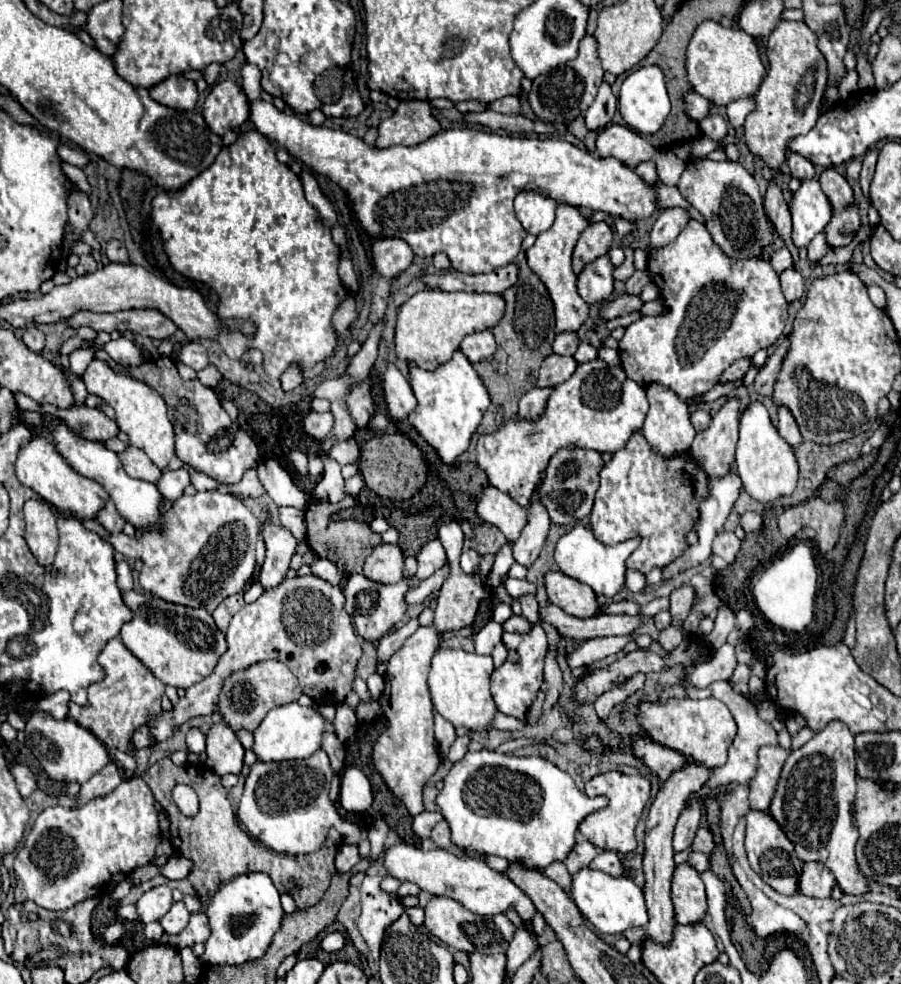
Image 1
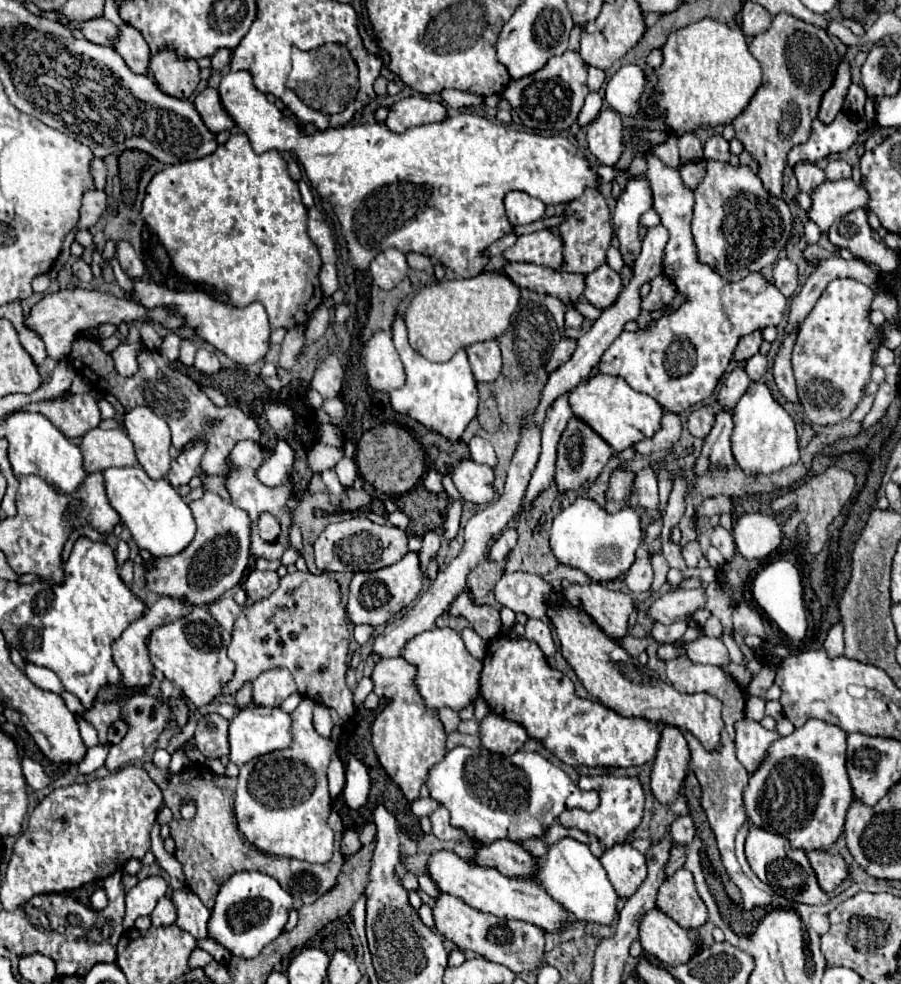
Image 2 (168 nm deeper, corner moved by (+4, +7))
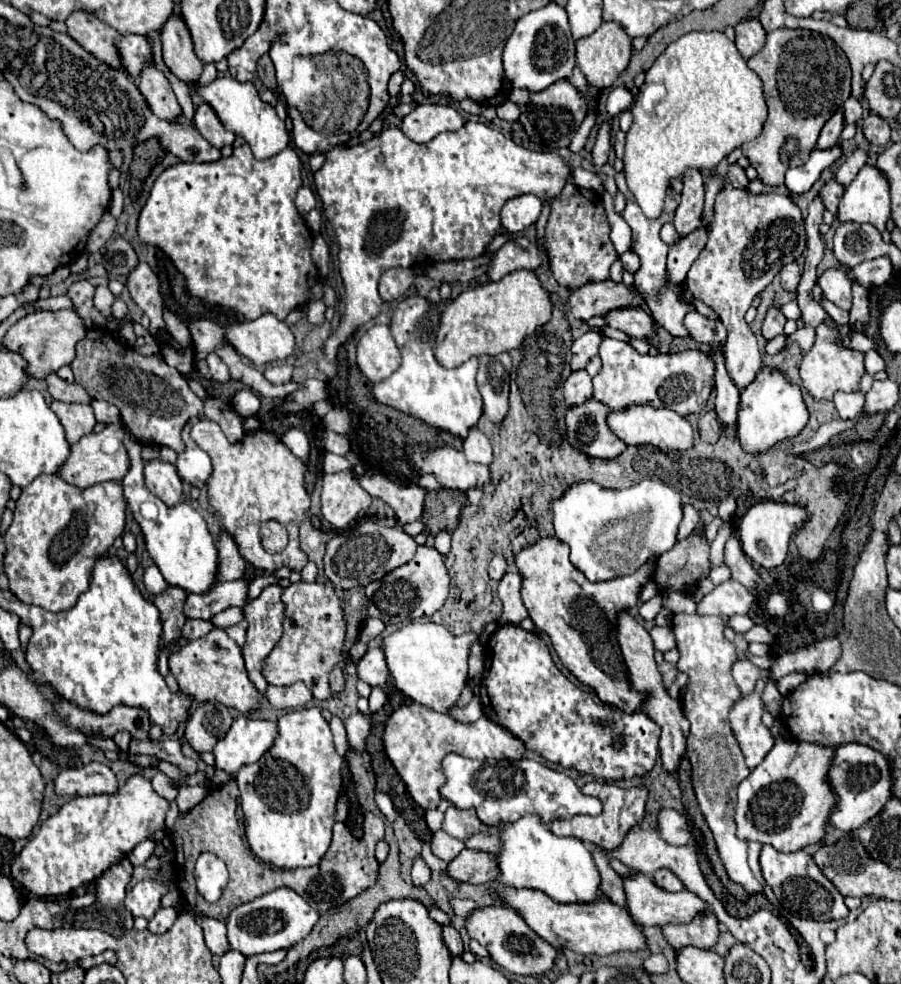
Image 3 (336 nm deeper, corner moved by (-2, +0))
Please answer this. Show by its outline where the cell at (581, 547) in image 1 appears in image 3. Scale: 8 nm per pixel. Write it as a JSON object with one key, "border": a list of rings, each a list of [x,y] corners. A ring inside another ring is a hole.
{"border":[[[594,481],[572,485],[562,499],[552,503],[556,537],[570,547],[570,561],[588,577],[588,581],[608,581],[624,577],[642,567],[650,557],[670,551],[676,543],[678,523],[682,519],[680,495],[662,481],[640,481],[628,489],[604,489]]]}

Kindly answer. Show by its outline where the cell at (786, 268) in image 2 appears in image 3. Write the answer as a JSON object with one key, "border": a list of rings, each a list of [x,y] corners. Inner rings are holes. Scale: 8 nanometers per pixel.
{"border":[[[788,263],[782,267],[780,271],[780,279],[782,279],[782,287],[786,291],[796,291],[798,289],[798,283],[800,283],[800,269],[796,263]]]}

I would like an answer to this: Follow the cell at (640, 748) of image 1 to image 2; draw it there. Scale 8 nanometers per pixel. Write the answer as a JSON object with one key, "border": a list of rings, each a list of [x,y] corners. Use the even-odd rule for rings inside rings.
{"border":[[[501,634],[498,636],[501,637],[489,640],[490,643],[483,660],[482,676],[480,676],[480,694],[486,700],[490,712],[524,726],[530,738],[542,742],[546,750],[550,750],[564,764],[570,764],[570,766],[622,766],[622,768],[628,768],[628,766],[640,766],[640,764],[654,760],[654,754],[658,750],[658,738],[660,738],[658,724],[644,720],[644,718],[620,716],[614,710],[602,706],[598,700],[576,696],[572,680],[548,664],[546,656],[542,654],[536,642],[526,638],[511,639]]]}

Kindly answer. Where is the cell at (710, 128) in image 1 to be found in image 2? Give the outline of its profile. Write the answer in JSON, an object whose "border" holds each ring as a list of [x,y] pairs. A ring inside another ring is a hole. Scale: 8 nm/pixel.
{"border":[[[722,136],[708,138],[706,148],[704,148],[704,158],[706,160],[718,160],[718,162],[730,162],[728,142]]]}

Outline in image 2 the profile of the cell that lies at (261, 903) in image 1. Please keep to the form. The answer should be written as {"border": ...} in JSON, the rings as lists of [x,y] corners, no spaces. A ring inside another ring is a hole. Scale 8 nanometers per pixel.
{"border":[[[238,872],[220,888],[208,924],[210,938],[226,946],[234,956],[254,958],[266,944],[282,934],[290,908],[294,908],[292,896],[282,890],[272,876],[262,872]]]}

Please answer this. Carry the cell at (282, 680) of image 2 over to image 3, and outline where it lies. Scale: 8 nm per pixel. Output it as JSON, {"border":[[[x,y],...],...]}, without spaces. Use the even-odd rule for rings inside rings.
{"border":[[[294,683],[288,687],[274,687],[268,685],[266,699],[276,707],[276,709],[292,709],[292,707],[302,707],[312,699],[312,693],[304,683]]]}

